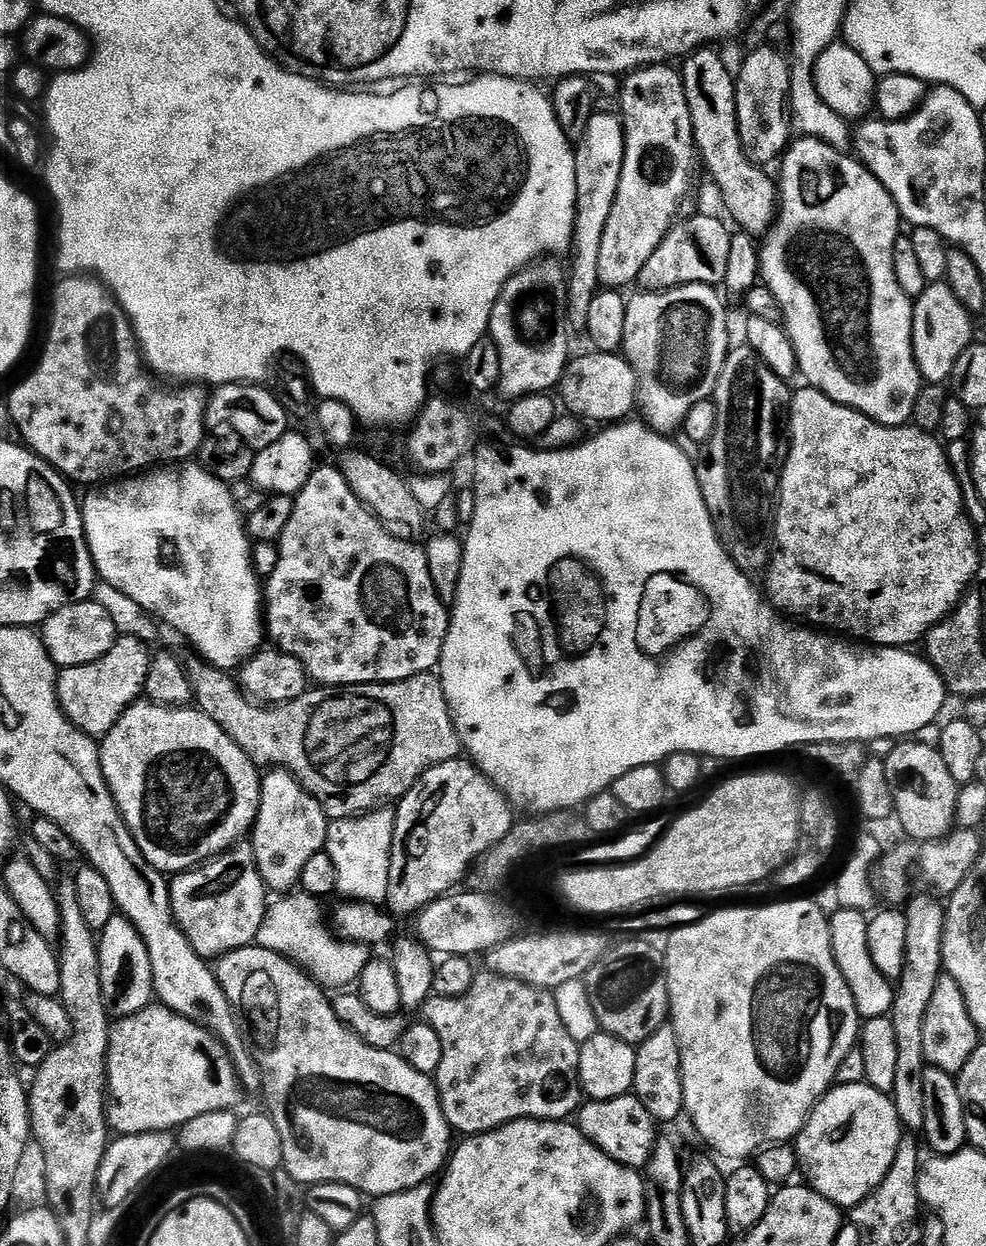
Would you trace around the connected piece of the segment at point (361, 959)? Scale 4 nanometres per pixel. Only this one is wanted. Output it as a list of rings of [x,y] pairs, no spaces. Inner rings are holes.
[[[292,892],[265,909],[262,926],[256,935],[255,945],[287,957],[308,973],[320,987],[331,990],[345,989],[359,979],[366,962],[372,958],[371,949],[357,941],[332,936],[324,924],[321,904],[317,897],[303,892]]]

